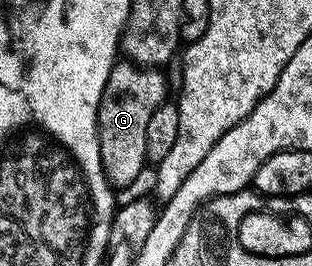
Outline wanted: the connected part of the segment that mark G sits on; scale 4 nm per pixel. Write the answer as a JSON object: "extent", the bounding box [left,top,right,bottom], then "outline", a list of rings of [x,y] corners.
{"extent":[98,60,168,188],"outline":[[[120,60],[108,76],[108,84],[98,105],[98,139],[102,167],[115,188],[132,185],[141,176],[142,169],[148,166],[148,119],[168,98],[166,78],[162,73],[155,67],[142,67],[129,60]]]}

